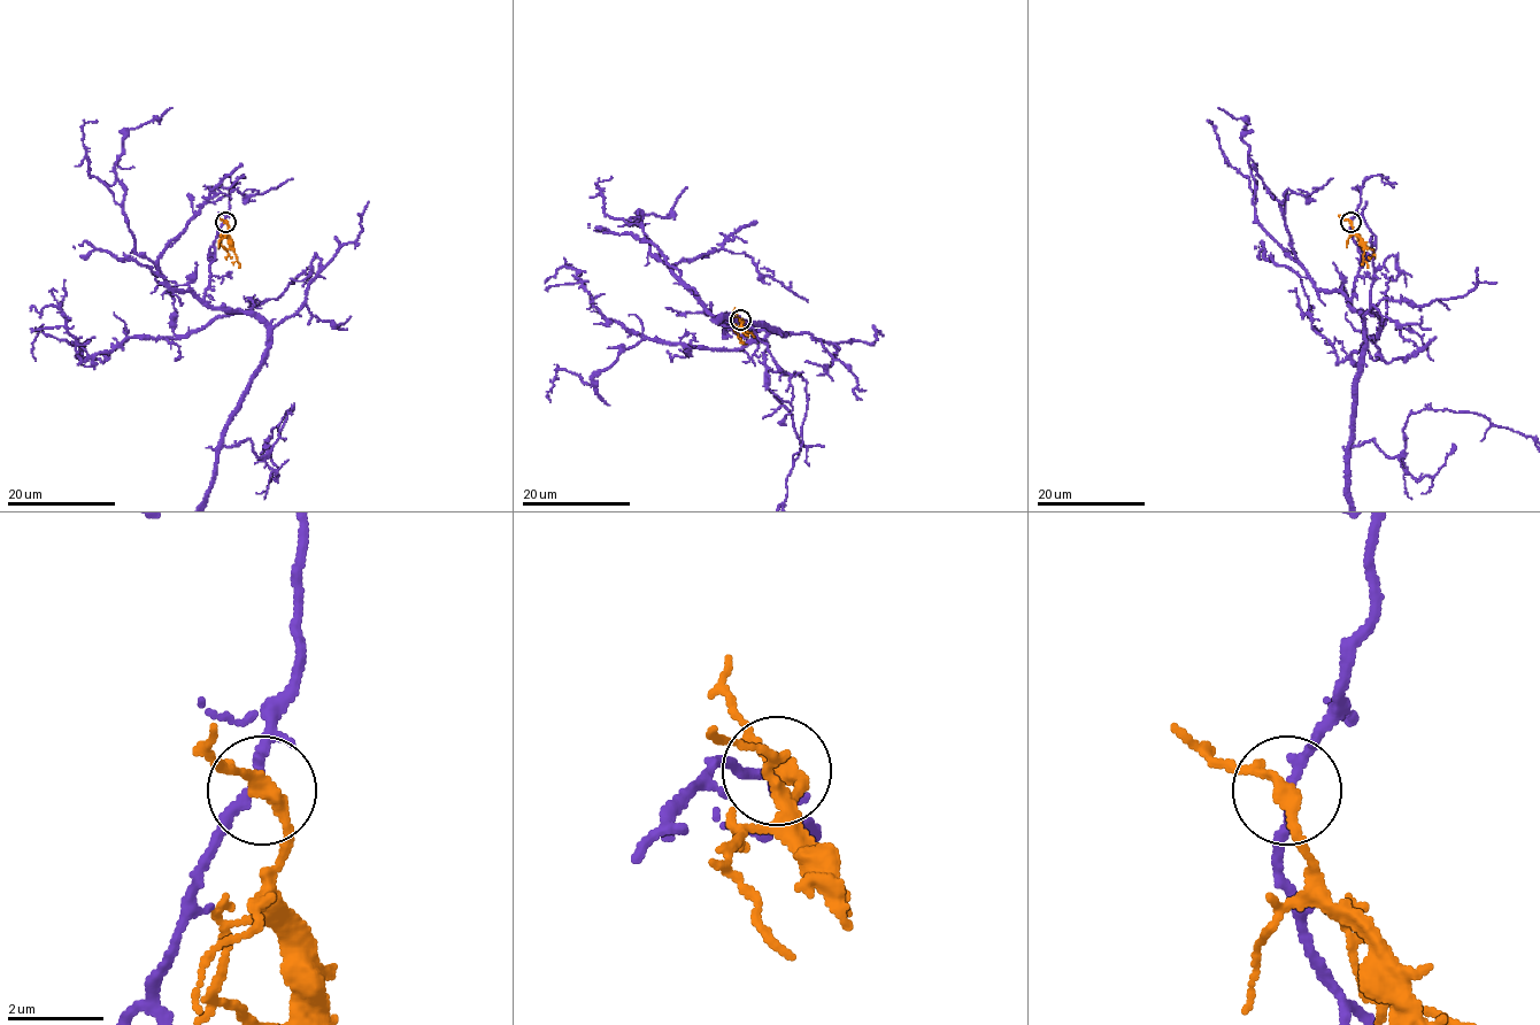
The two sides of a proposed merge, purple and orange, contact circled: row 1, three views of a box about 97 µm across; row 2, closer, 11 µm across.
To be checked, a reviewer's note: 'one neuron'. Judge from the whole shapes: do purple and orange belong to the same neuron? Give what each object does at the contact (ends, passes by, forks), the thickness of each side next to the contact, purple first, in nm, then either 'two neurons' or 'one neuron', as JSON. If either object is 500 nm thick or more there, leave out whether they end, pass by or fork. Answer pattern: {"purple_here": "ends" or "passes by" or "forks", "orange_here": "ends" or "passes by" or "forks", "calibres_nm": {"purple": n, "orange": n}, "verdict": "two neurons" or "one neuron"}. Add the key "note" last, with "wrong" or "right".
{"purple_here": "passes by", "orange_here": "passes by", "calibres_nm": {"purple": 180, "orange": 260}, "verdict": "two neurons", "note": "wrong"}

